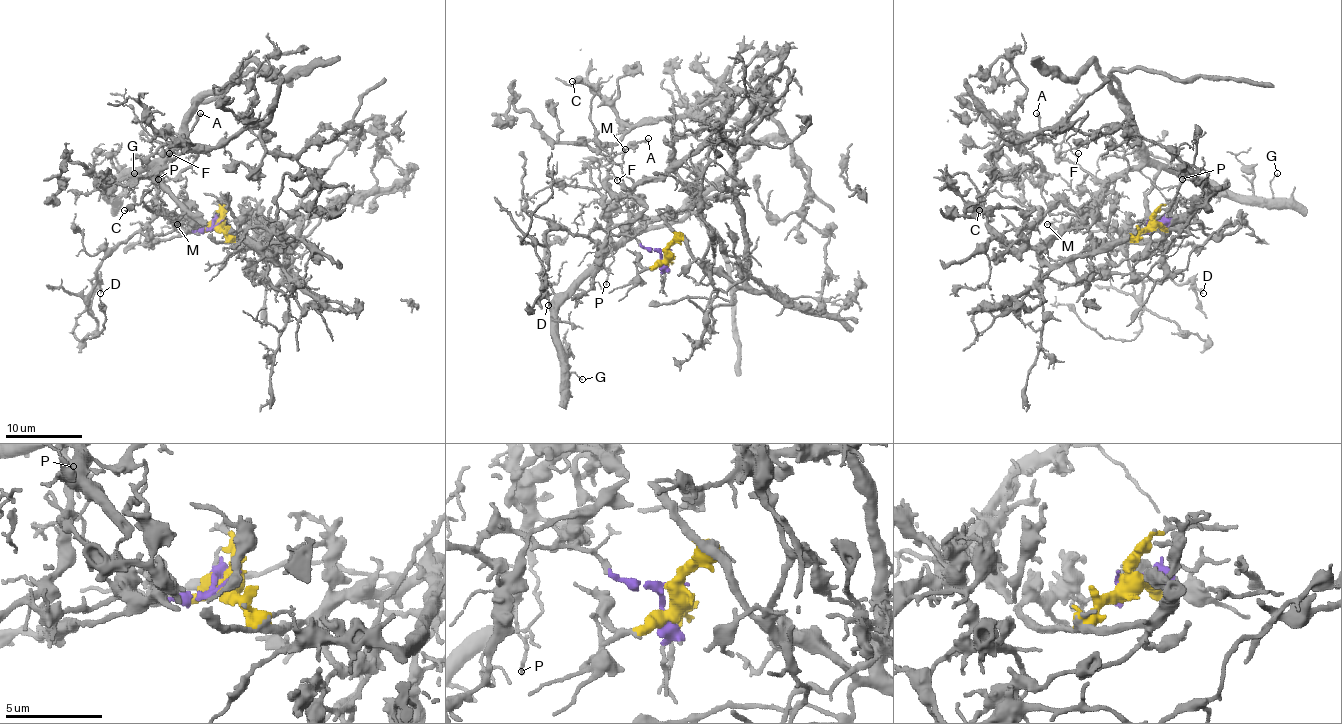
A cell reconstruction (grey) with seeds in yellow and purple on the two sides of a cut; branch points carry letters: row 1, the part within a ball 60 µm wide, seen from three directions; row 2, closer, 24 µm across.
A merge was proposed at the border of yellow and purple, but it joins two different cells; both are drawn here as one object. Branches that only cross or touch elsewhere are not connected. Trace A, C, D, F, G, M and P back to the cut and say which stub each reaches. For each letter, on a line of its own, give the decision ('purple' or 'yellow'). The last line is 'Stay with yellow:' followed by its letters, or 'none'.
A: purple
C: purple
D: purple
F: purple
G: purple
M: purple
P: purple
Stay with yellow: none

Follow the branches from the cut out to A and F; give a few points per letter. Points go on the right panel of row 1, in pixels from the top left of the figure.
A: (1148, 224), (1127, 235), (1146, 214), (1157, 170), (1127, 167), (1094, 180), (1064, 161), (1041, 132), (1037, 113)
F: (1148, 224), (1127, 235), (1146, 214), (1157, 170), (1127, 167), (1094, 180), (1054, 149), (1066, 142), (1079, 153)

